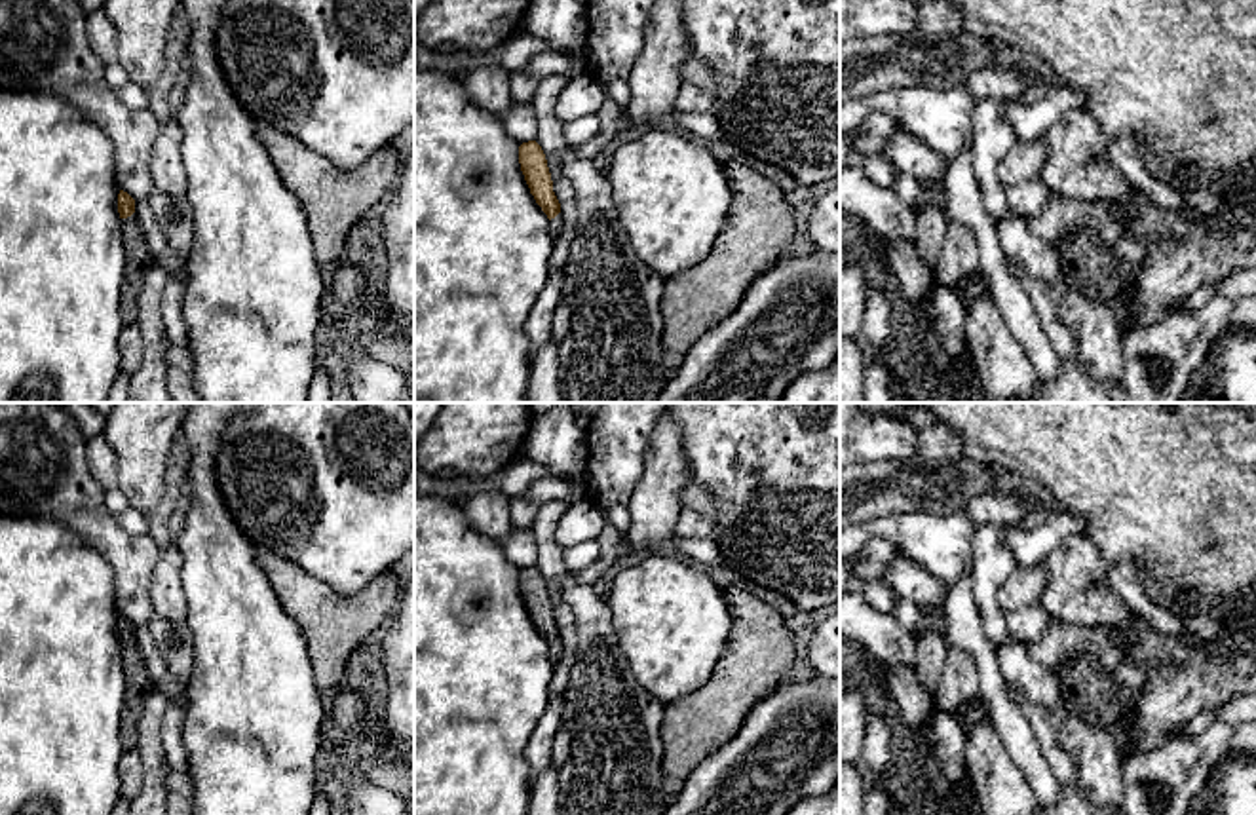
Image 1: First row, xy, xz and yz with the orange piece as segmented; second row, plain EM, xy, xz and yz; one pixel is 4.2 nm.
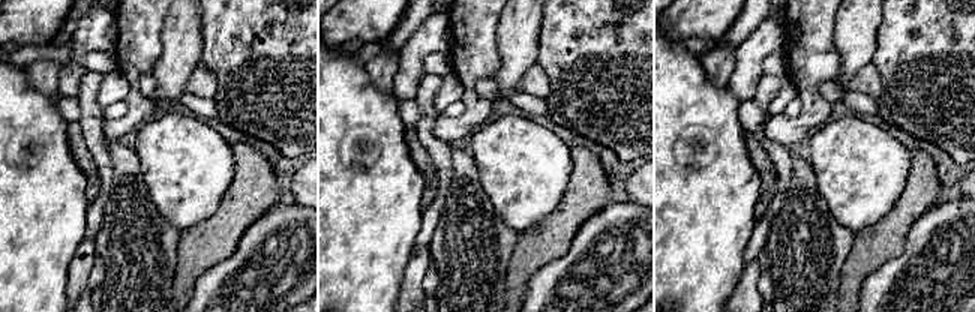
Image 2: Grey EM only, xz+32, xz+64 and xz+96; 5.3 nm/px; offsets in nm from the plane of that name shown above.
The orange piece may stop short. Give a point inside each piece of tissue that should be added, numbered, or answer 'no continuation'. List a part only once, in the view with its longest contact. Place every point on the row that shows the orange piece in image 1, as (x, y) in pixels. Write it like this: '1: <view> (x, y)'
1: xy (137, 257)

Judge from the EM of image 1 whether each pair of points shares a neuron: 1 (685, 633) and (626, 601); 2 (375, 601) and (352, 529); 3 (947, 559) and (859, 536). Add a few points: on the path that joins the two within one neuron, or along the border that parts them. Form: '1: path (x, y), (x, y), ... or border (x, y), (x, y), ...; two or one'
1: path (669, 618), (654, 603), (641, 603); one
2: border (390, 568), (350, 595), (339, 595), (323, 582); two
3: path (926, 540), (899, 529), (880, 529); one

